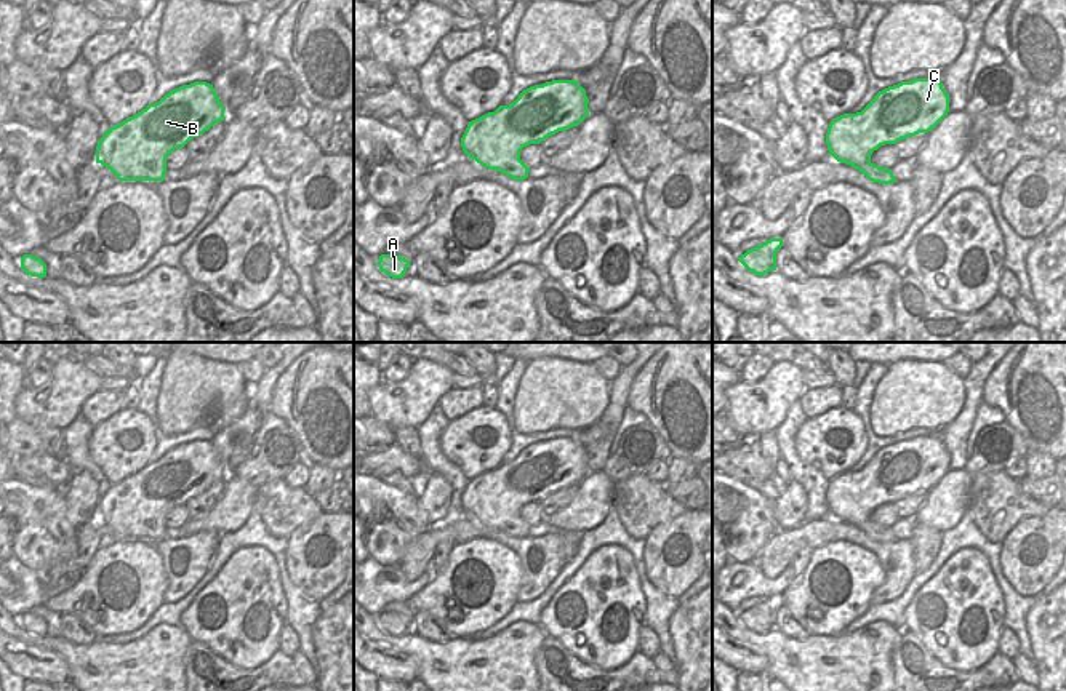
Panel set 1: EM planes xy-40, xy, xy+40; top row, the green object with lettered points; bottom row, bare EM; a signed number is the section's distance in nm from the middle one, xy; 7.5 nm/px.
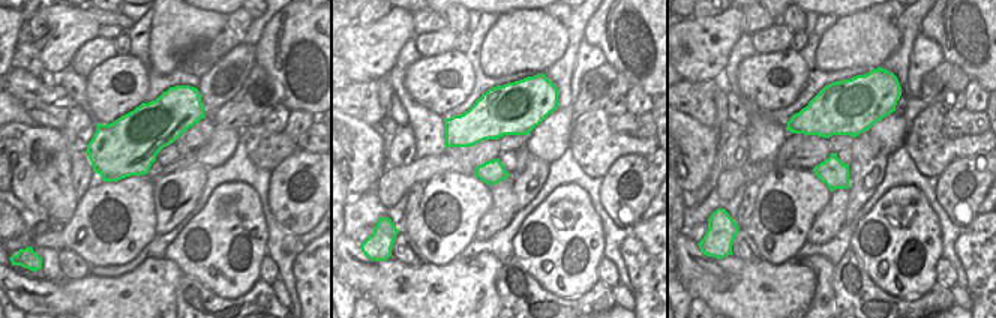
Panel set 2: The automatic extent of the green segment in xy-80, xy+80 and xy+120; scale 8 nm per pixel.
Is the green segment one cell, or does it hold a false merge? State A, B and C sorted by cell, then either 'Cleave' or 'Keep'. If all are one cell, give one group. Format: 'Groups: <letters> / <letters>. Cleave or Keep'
Groups: A B C. Keep

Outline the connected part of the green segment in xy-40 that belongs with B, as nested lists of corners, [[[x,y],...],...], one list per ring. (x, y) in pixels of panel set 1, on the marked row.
[[[206,82],[182,85],[158,102],[110,126],[96,146],[96,163],[109,168],[118,181],[165,181],[166,157],[222,120],[224,106],[213,85]]]

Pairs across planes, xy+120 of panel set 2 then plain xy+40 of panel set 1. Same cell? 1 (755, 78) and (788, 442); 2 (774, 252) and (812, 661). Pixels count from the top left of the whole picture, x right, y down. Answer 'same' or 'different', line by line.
1: different
2: different

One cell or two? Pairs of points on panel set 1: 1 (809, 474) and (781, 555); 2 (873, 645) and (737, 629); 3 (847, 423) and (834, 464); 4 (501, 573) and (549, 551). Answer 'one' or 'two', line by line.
1: two
2: one
3: one
4: two

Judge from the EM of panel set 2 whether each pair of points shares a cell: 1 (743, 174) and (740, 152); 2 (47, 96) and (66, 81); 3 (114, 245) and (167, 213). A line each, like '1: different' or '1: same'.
1: different
2: different
3: different

